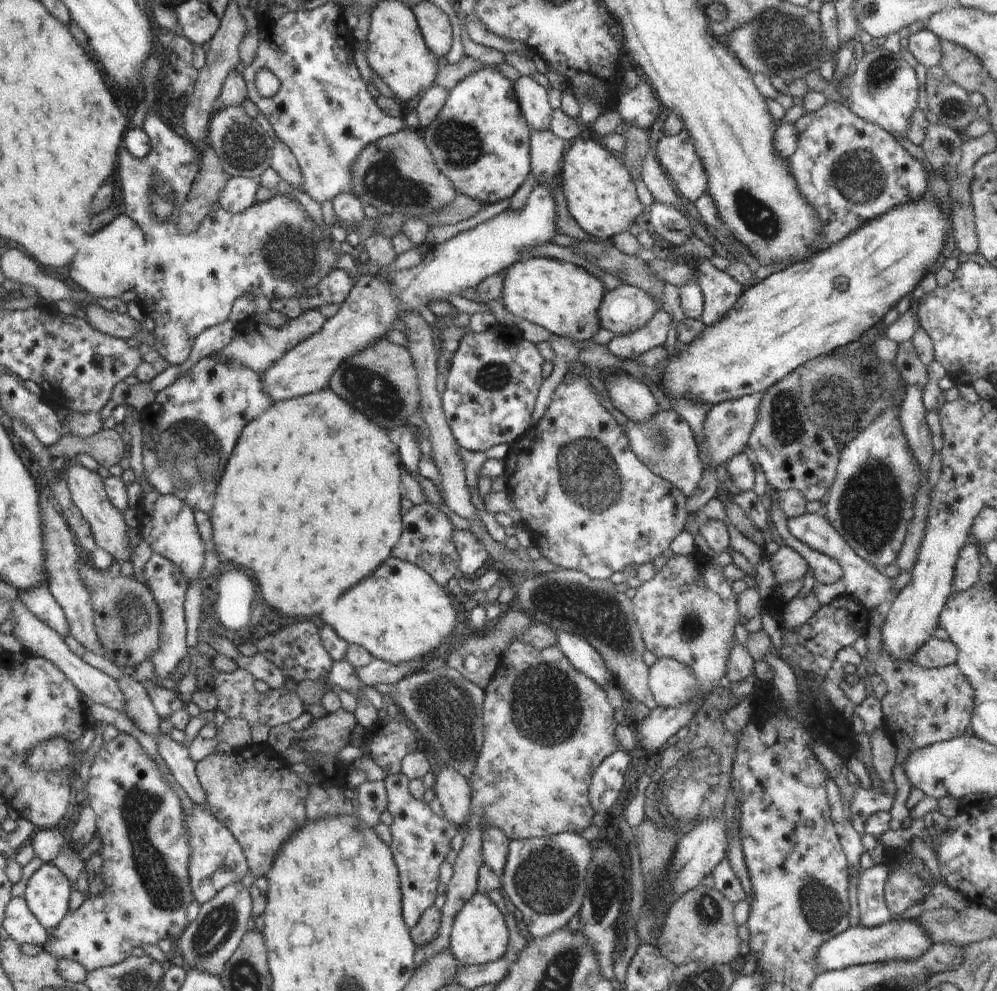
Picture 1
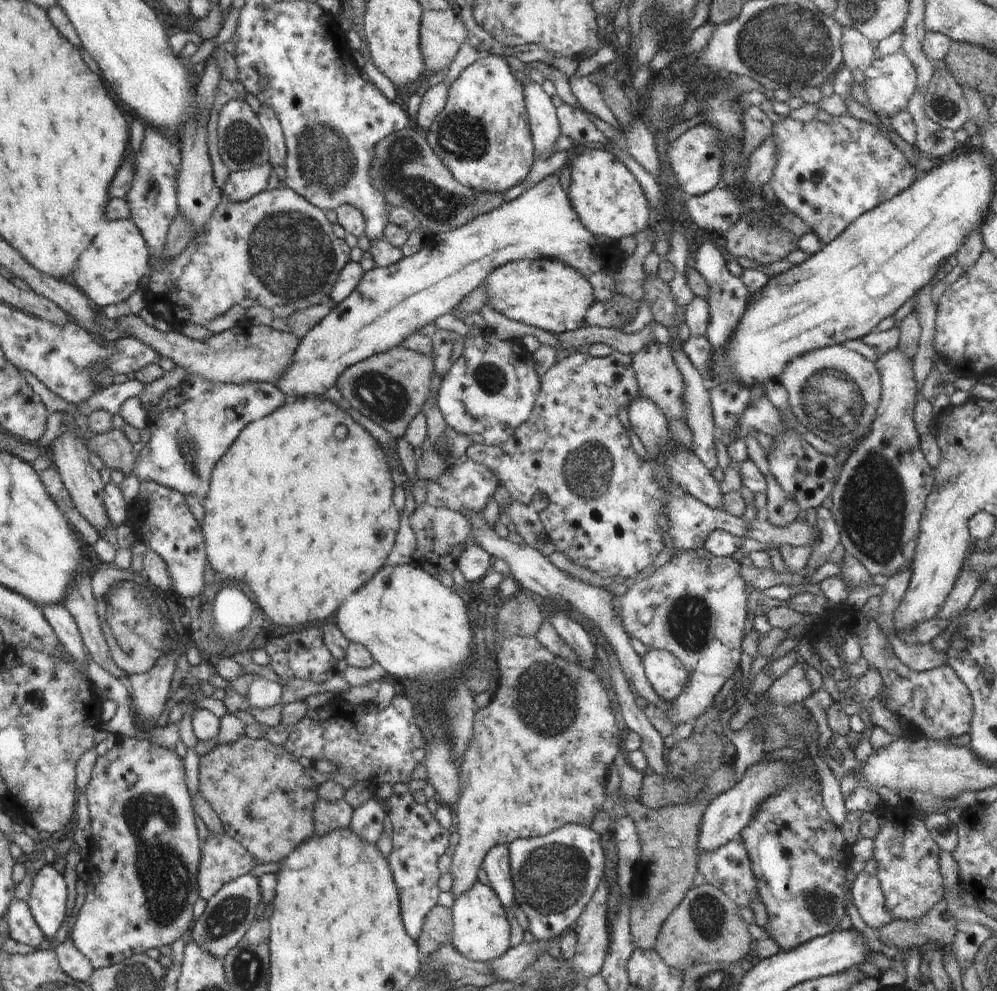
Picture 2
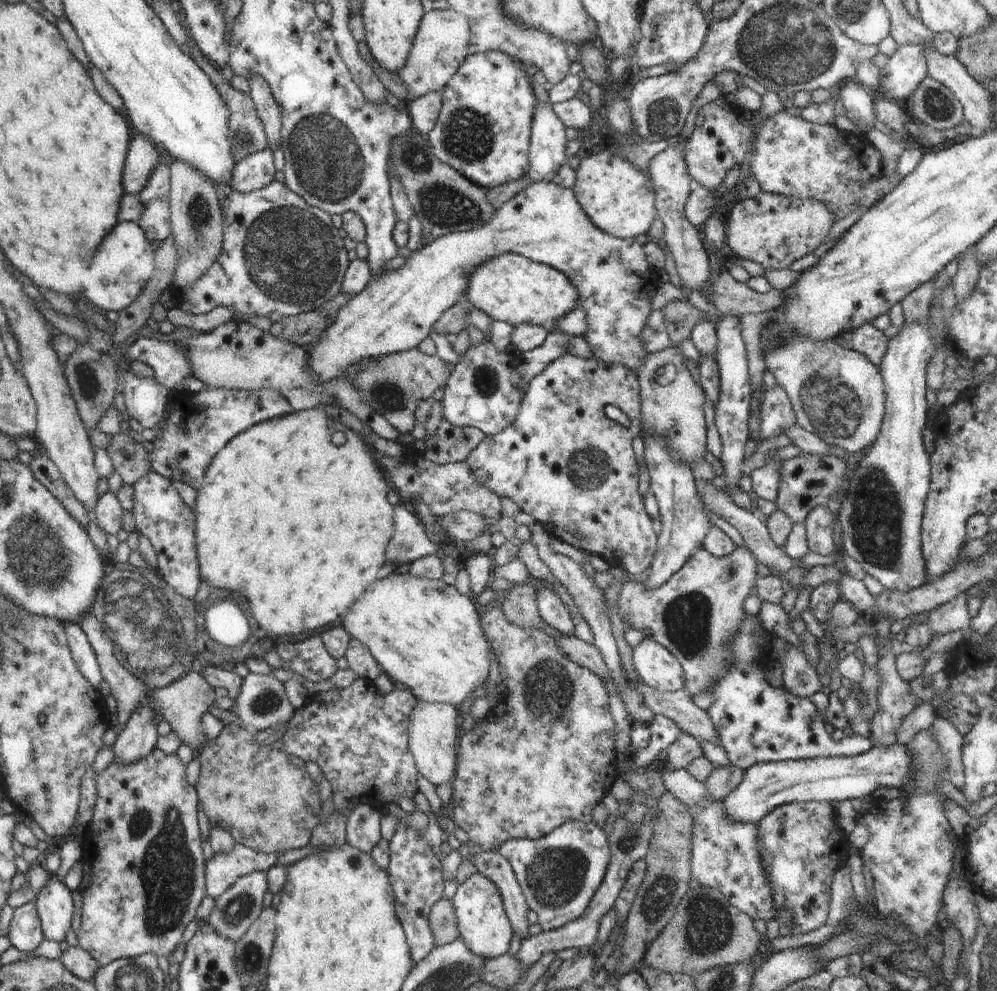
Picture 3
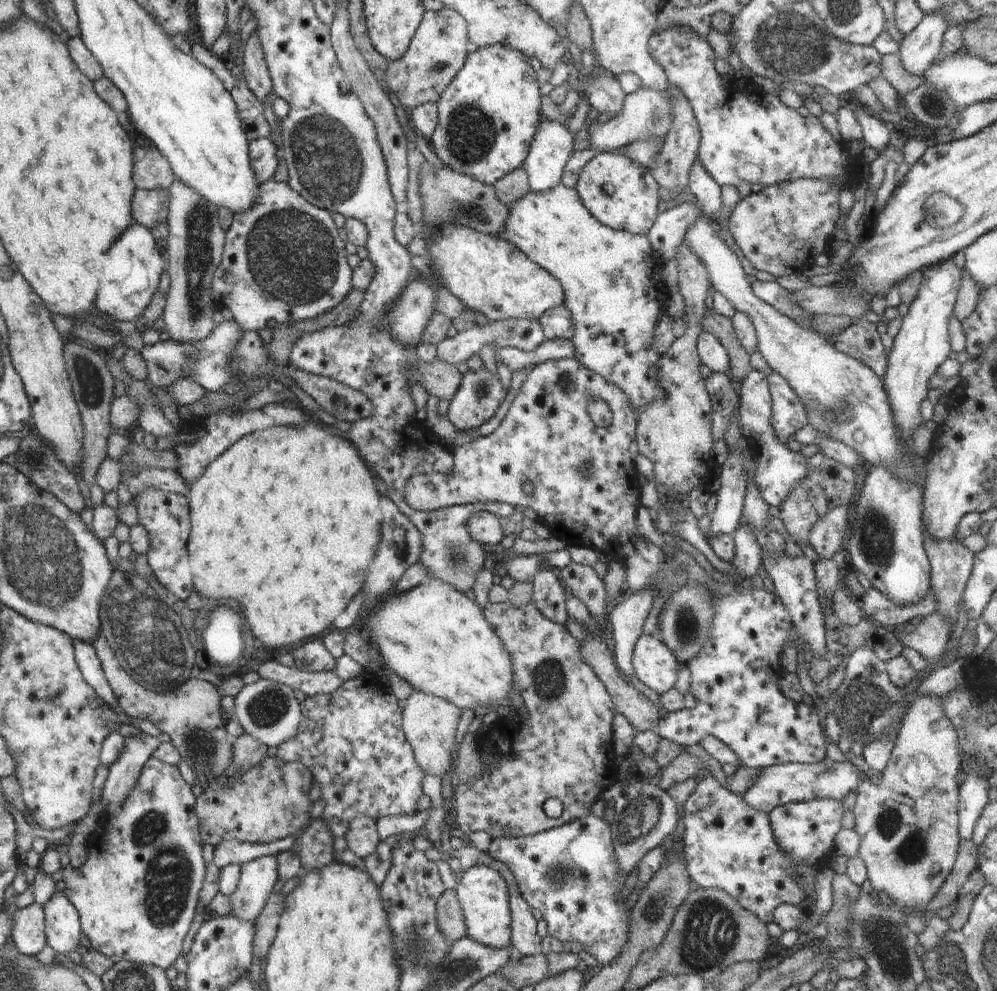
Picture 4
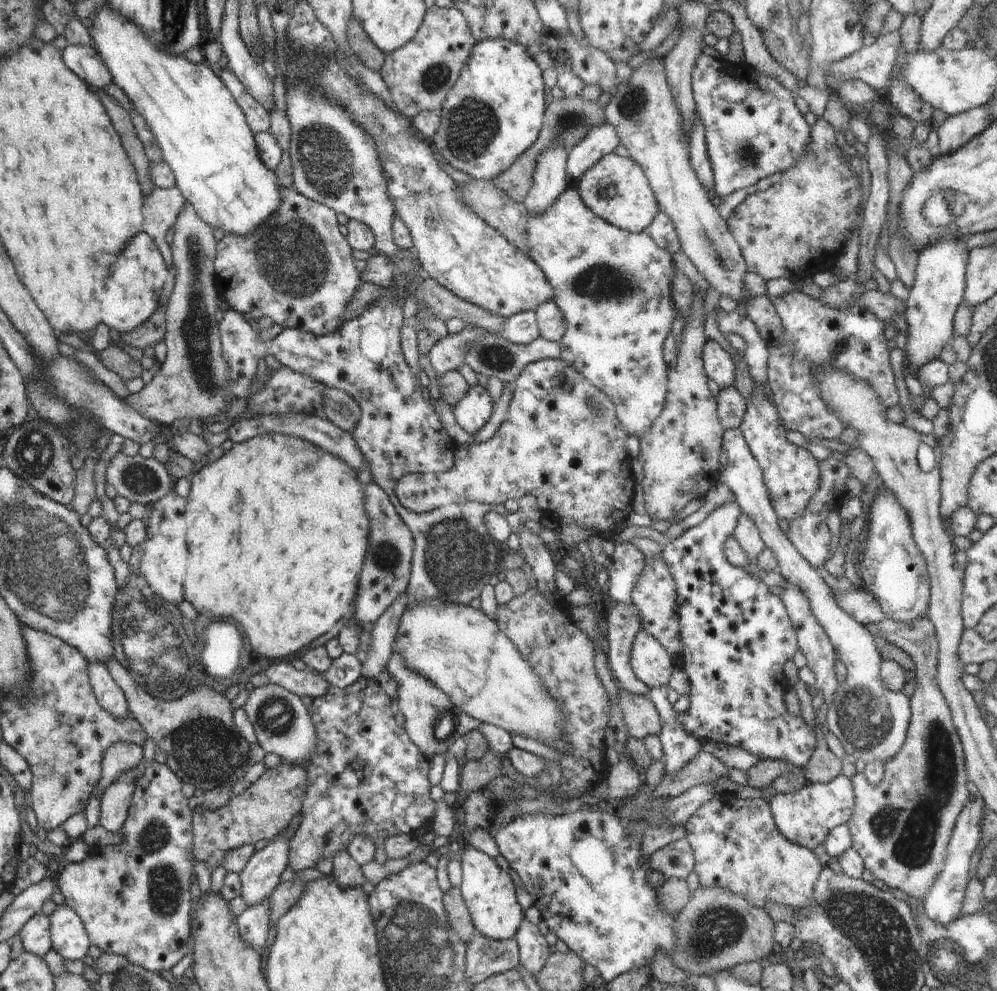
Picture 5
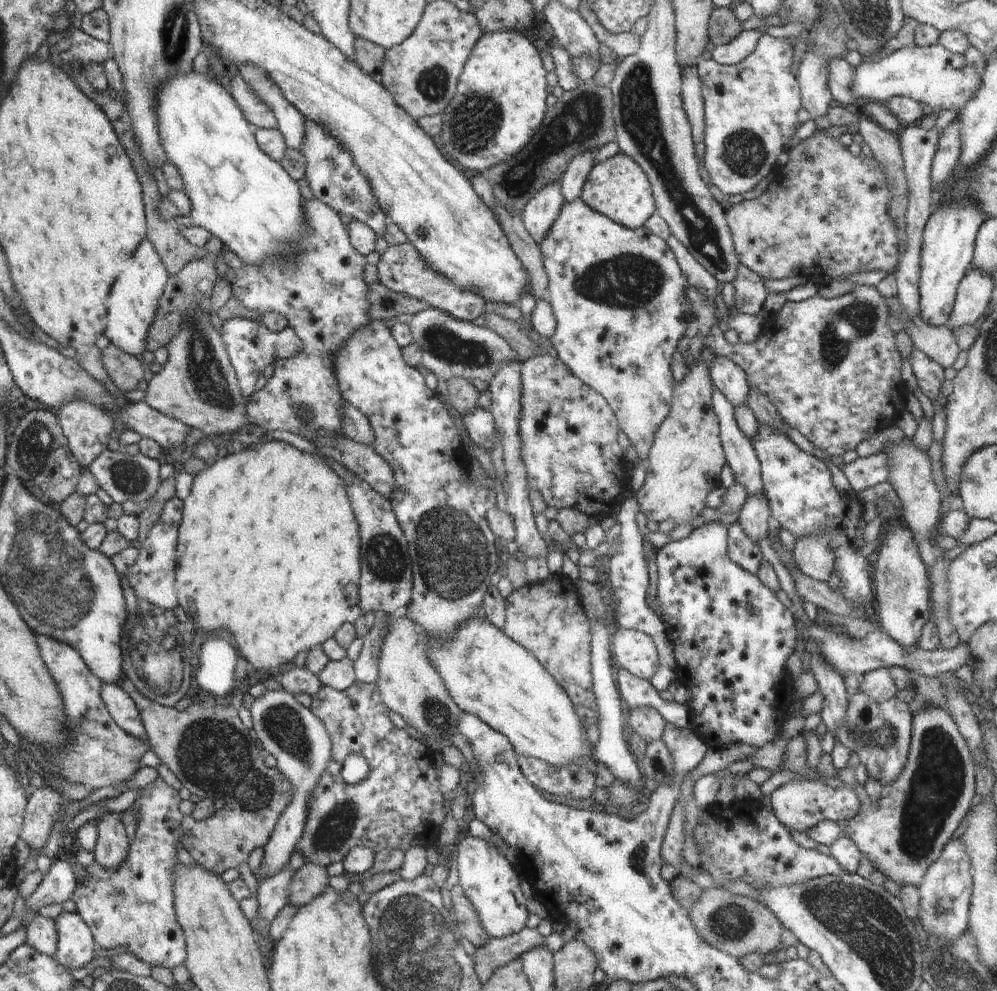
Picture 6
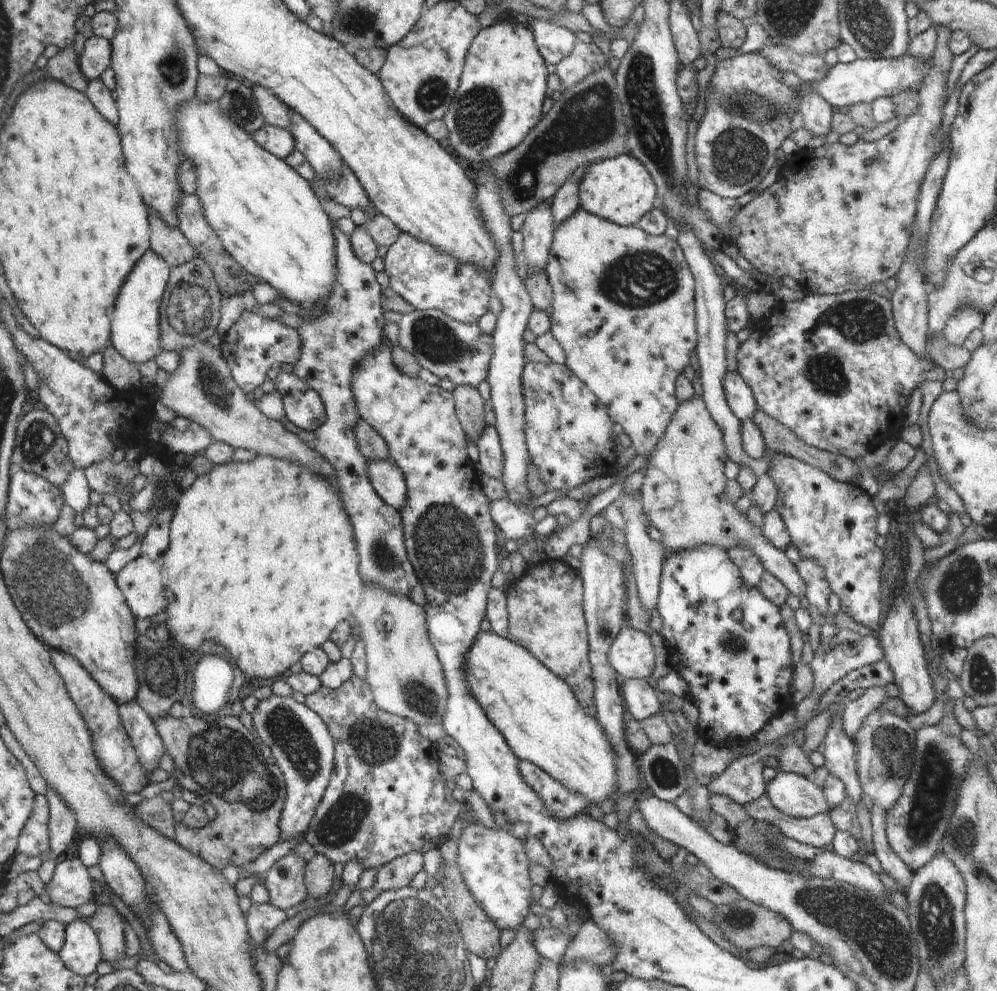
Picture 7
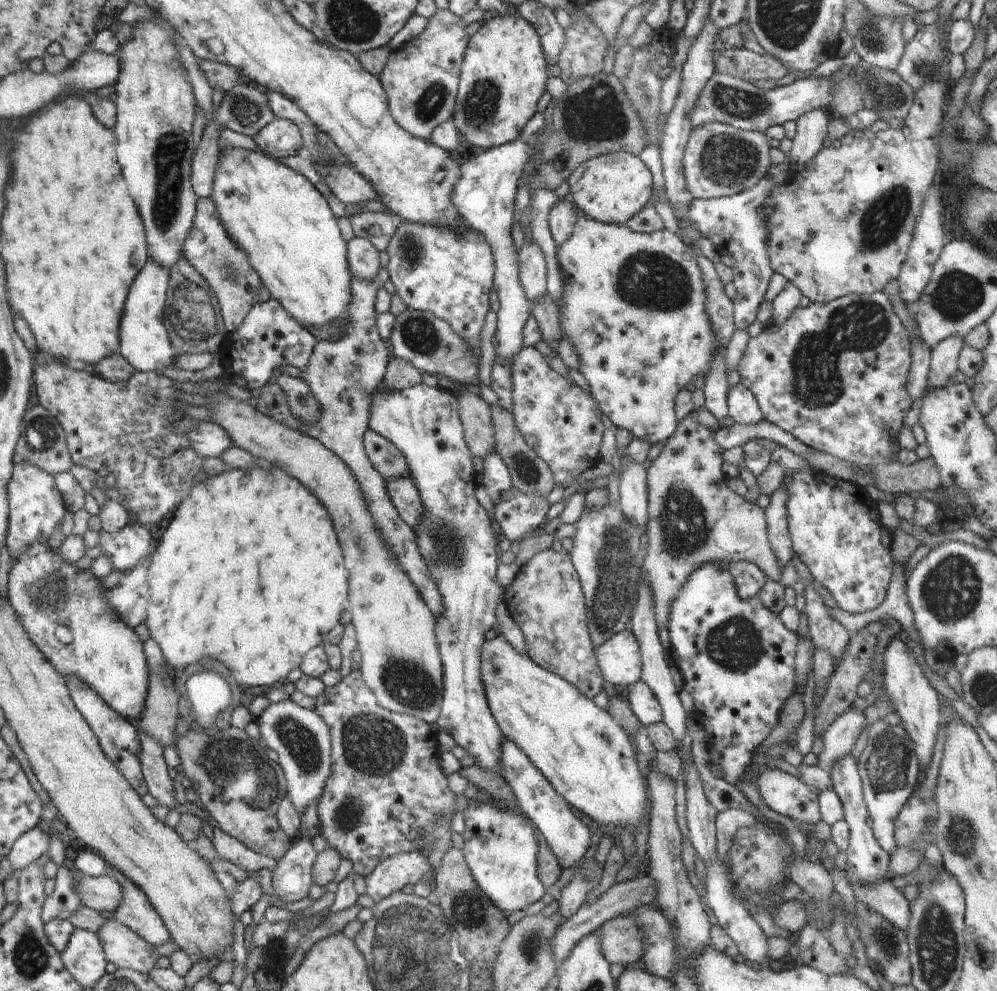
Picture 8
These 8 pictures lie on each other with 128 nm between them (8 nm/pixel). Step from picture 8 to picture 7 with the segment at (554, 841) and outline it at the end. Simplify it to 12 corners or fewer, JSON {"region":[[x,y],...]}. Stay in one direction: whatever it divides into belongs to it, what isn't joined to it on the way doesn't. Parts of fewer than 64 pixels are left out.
{"region":[[519,760],[524,782],[555,819],[588,806],[538,765]]}

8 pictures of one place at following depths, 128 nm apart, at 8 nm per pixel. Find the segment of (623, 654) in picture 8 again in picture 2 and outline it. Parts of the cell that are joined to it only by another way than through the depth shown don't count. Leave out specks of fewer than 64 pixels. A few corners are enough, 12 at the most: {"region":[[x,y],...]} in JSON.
{"region":[[648,649],[645,678],[662,700],[678,698],[688,681],[680,660]]}

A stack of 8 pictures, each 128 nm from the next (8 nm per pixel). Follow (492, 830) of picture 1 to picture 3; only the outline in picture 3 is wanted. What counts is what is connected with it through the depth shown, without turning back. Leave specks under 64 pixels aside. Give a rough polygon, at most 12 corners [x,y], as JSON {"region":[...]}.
{"region":[[496,851],[470,862],[496,884],[512,932],[530,937],[528,908],[510,862]]}

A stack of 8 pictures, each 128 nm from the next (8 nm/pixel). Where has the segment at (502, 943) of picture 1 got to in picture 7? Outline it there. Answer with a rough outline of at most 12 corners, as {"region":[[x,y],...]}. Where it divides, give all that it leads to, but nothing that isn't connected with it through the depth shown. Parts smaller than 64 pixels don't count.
{"region":[[470,823],[456,864],[500,930],[518,930],[533,882],[519,830]]}

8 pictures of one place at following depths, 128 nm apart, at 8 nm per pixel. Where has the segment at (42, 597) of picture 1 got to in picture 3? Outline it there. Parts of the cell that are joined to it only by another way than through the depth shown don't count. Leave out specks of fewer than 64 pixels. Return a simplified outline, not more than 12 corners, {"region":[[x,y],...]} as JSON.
{"region":[[61,622],[78,671],[94,688],[102,677],[86,634],[74,622]]}

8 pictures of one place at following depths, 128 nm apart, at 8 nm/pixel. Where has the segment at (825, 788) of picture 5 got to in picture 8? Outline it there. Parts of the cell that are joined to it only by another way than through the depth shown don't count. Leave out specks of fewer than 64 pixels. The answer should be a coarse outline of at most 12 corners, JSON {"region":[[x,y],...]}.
{"region":[[776,768],[756,778],[765,806],[809,825],[821,819],[817,795]]}

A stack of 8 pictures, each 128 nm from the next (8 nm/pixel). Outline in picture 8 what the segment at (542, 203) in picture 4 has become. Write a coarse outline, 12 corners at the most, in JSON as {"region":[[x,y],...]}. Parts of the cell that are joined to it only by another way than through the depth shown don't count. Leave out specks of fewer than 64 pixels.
{"region":[[577,218],[561,340],[650,446],[720,342],[675,233]]}

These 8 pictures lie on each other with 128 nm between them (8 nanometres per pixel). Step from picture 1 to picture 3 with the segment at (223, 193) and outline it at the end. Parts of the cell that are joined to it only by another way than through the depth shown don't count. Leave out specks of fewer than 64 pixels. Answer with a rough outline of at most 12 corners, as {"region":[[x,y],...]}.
{"region":[[264,148],[236,163],[230,189],[261,190],[276,174]]}

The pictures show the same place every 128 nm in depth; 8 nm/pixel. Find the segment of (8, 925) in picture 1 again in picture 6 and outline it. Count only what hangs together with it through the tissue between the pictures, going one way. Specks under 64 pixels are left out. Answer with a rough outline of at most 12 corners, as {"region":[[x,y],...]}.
{"region":[[35,915],[26,929],[26,945],[54,957],[55,920]]}

